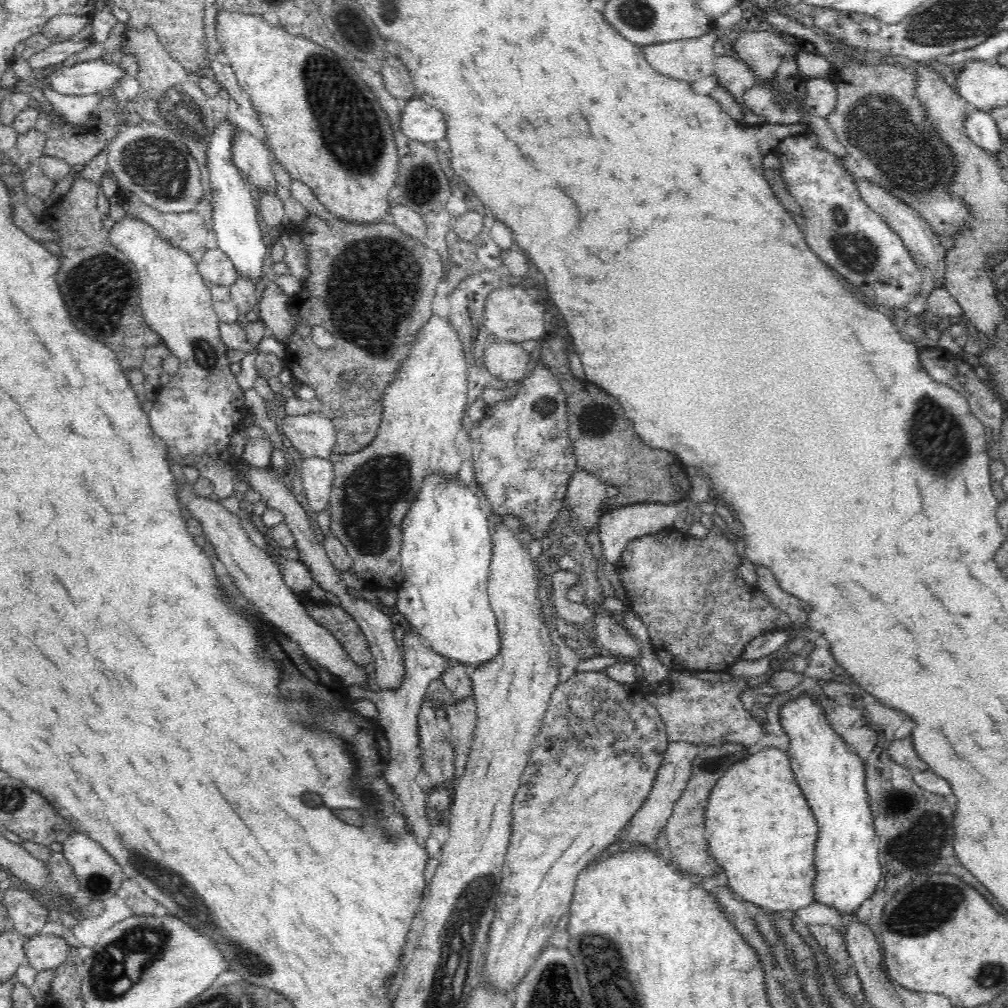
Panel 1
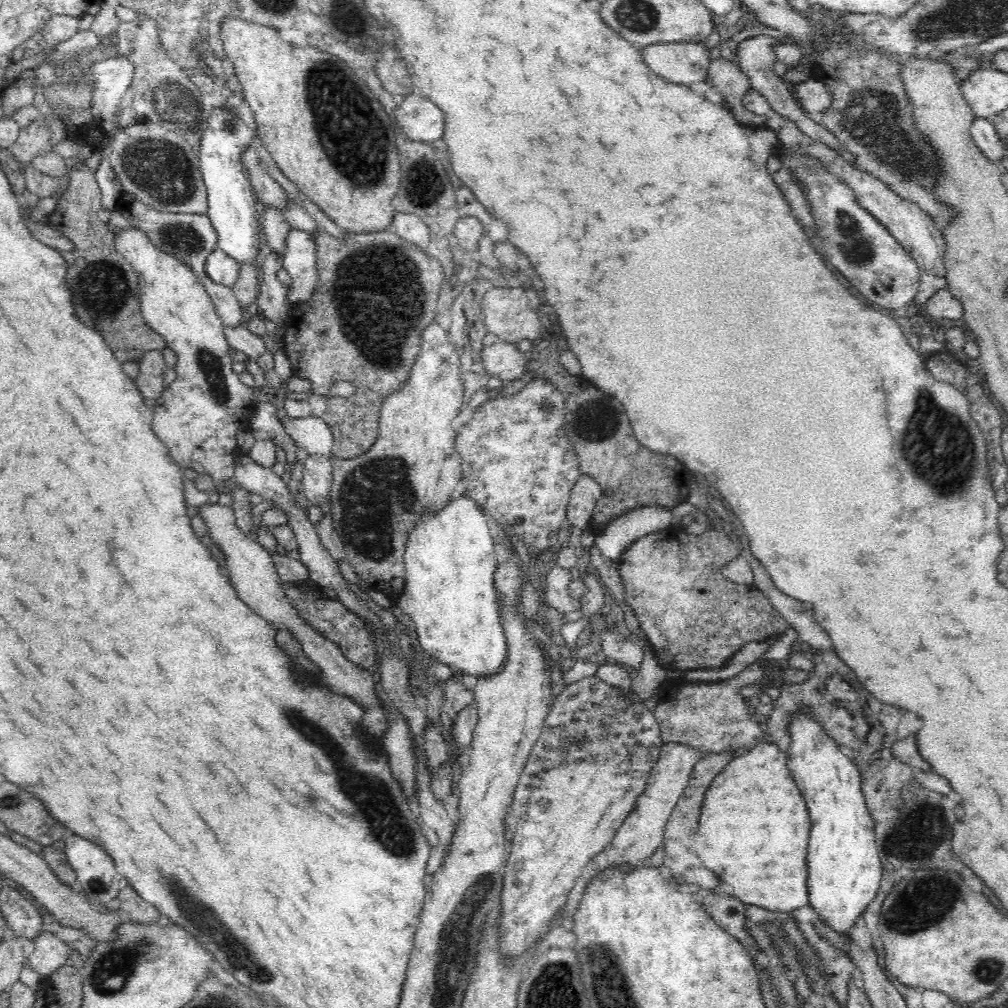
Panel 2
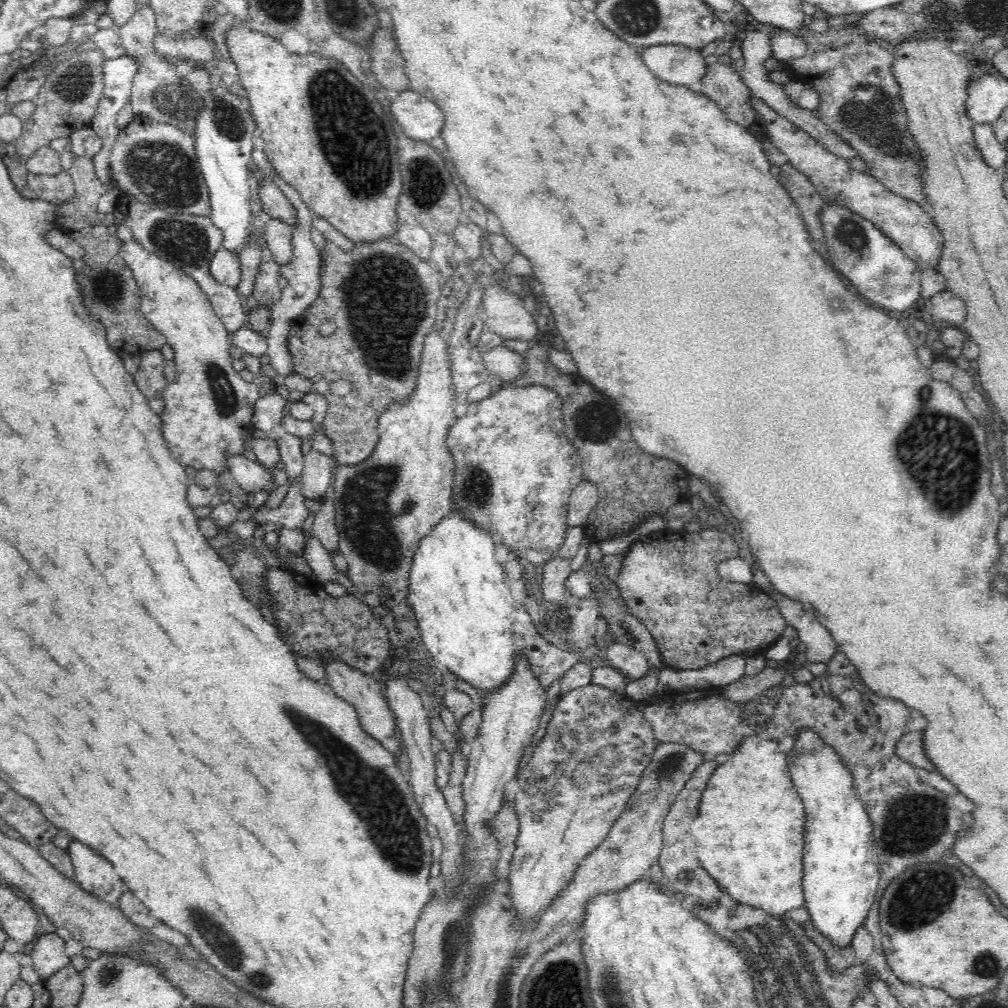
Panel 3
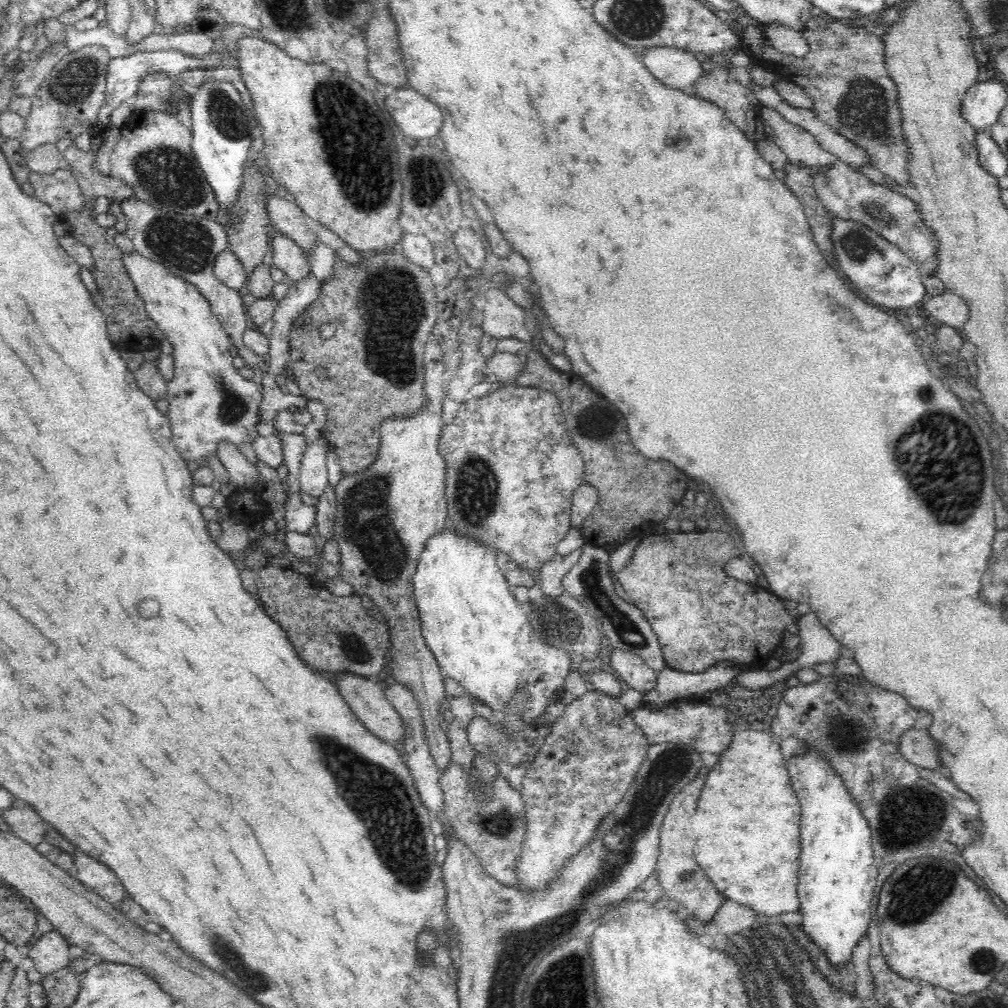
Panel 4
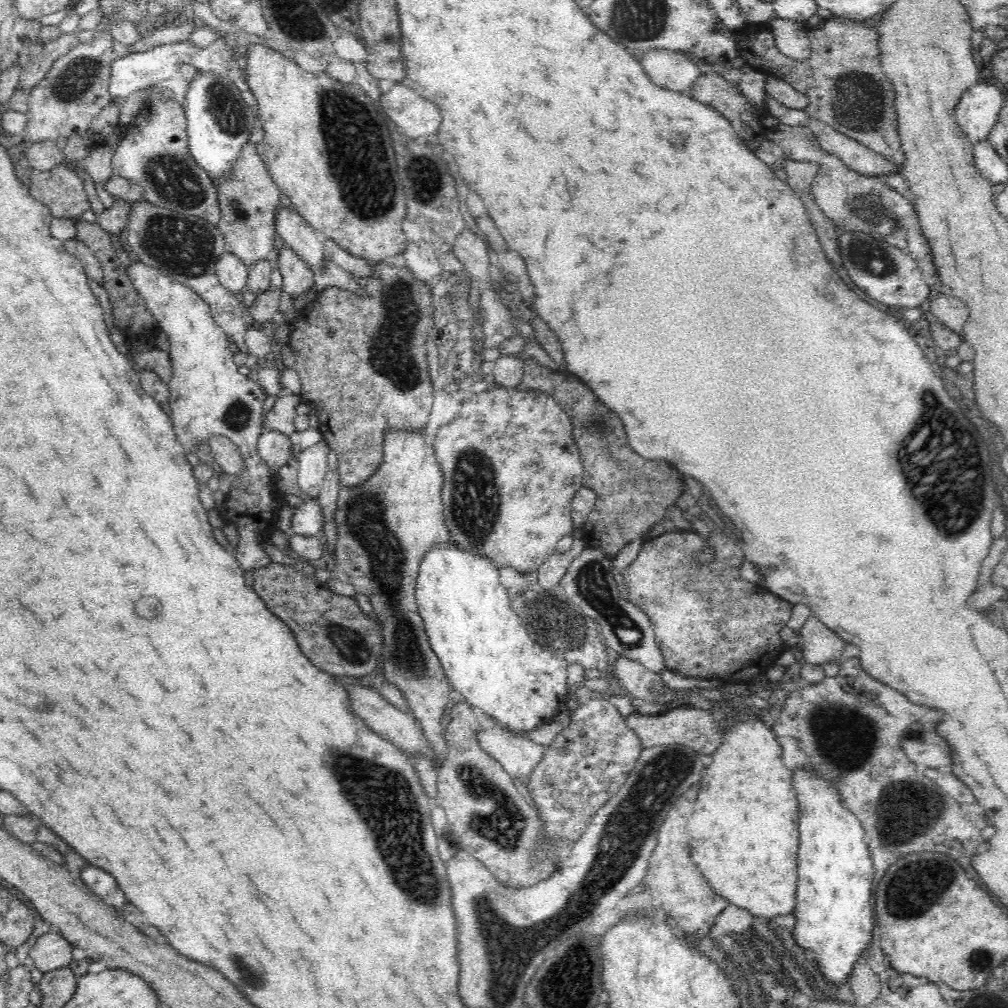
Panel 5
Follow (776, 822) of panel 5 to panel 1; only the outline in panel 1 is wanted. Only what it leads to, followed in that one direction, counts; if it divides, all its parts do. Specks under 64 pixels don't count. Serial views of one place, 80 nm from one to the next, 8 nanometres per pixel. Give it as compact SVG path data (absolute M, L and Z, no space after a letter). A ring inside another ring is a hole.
M770 745L762 748L756 754L750 754L746 758L740 759L735 762L718 778L716 784L712 787L708 797L708 806L706 806L706 814L704 814L704 822L702 836L708 842L708 856L714 860L716 866L722 868L722 872L728 878L728 886L732 892L740 894L742 900L752 902L756 906L769 908L773 912L791 915L799 908L806 908L808 904L812 904L812 894L810 894L810 882L814 880L814 864L812 864L812 854L814 854L814 816L810 814L811 808L809 807L806 797L803 795L801 788L798 788L798 782L790 770L790 757L787 751L780 749L778 746Z

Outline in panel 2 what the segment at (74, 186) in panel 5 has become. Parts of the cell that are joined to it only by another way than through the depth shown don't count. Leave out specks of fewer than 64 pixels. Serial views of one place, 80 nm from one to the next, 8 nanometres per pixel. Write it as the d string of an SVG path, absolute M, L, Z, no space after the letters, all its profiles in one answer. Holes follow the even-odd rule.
M30 164L24 168L27 190L38 195L41 199L60 198L68 192L71 178L68 174L50 176L34 170Z

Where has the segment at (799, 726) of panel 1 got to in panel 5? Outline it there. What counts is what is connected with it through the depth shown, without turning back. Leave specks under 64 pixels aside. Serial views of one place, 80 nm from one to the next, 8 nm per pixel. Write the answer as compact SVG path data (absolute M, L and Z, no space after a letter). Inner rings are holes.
M803 770L794 774L794 786L800 792L800 852L798 852L798 898L794 908L796 924L792 936L795 945L806 954L811 954L811 960L821 974L822 979L832 987L842 987L850 981L850 974L860 958L872 948L873 931L876 929L875 910L872 910L872 878L874 864L870 851L863 842L862 825L849 810L839 802L839 796L831 784L822 781L817 775L807 774Z

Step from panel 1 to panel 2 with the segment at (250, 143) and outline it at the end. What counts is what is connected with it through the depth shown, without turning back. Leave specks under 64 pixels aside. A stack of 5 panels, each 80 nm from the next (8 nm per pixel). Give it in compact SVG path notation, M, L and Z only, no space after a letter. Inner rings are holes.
M255 141L245 153L245 169L249 175L256 200L260 200L265 208L275 208L284 213L288 210L288 198L285 197L284 189L276 182L266 168L262 168L258 156L258 146Z

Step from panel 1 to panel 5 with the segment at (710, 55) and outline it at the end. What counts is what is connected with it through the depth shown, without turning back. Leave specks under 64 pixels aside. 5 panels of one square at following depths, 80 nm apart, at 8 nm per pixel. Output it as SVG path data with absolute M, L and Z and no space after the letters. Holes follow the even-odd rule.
M650 50L640 54L640 64L656 86L687 94L701 75L697 64L679 52Z

